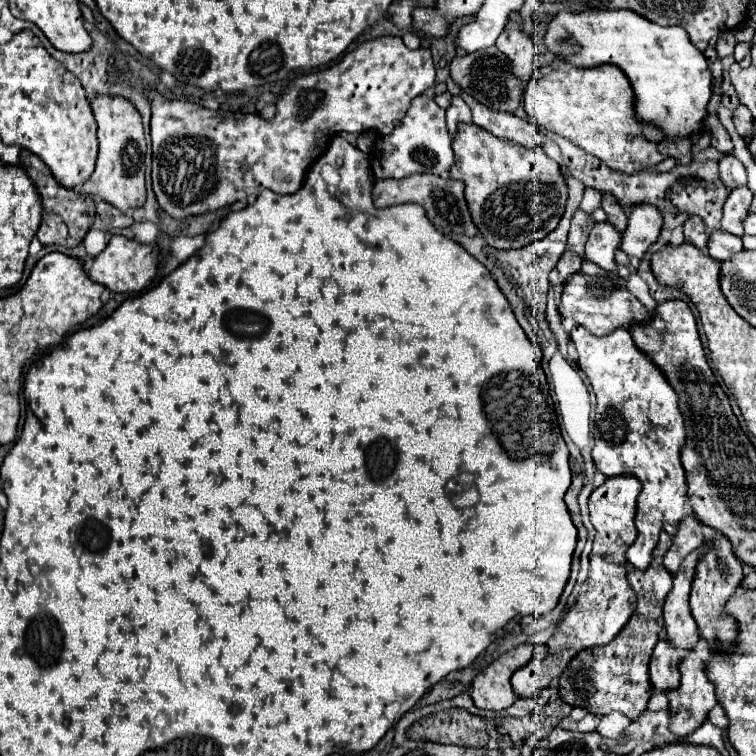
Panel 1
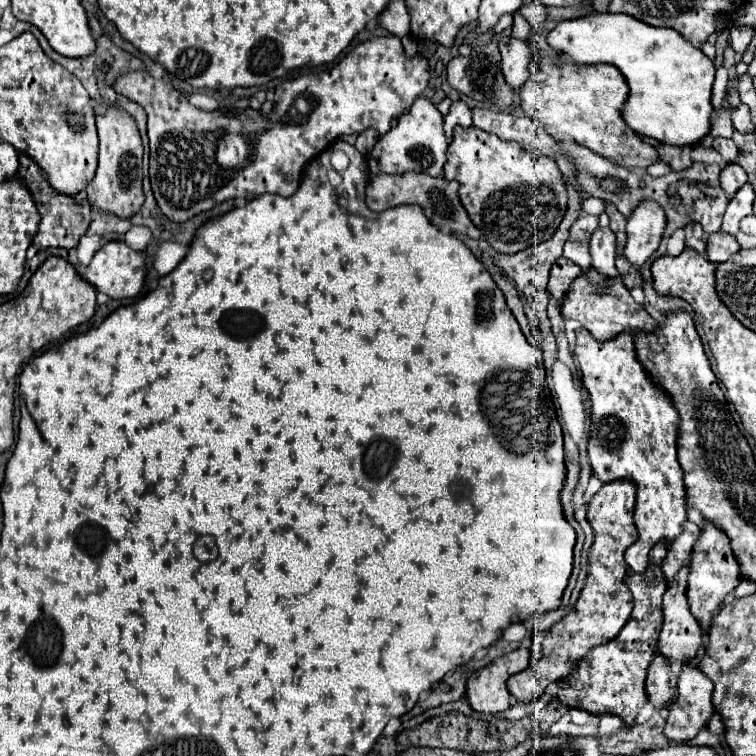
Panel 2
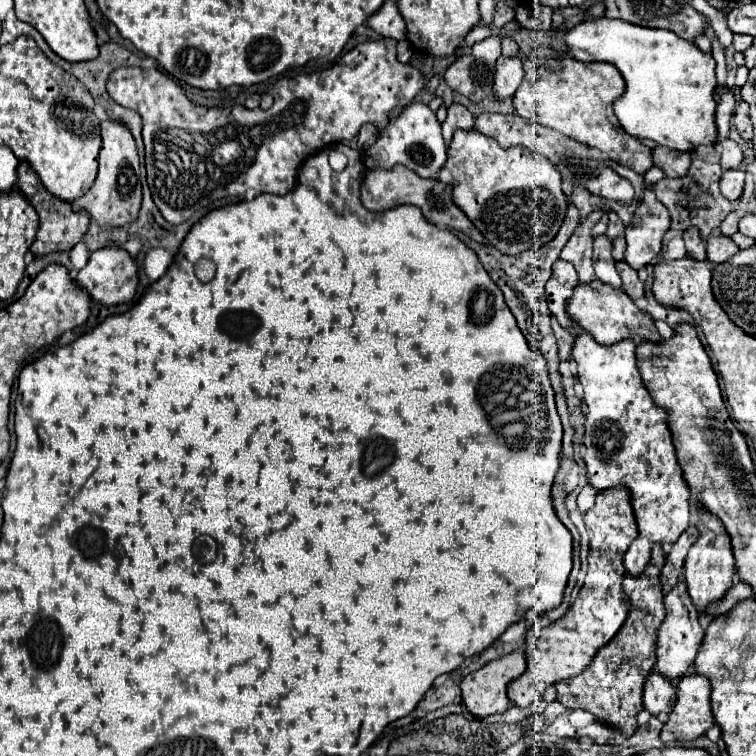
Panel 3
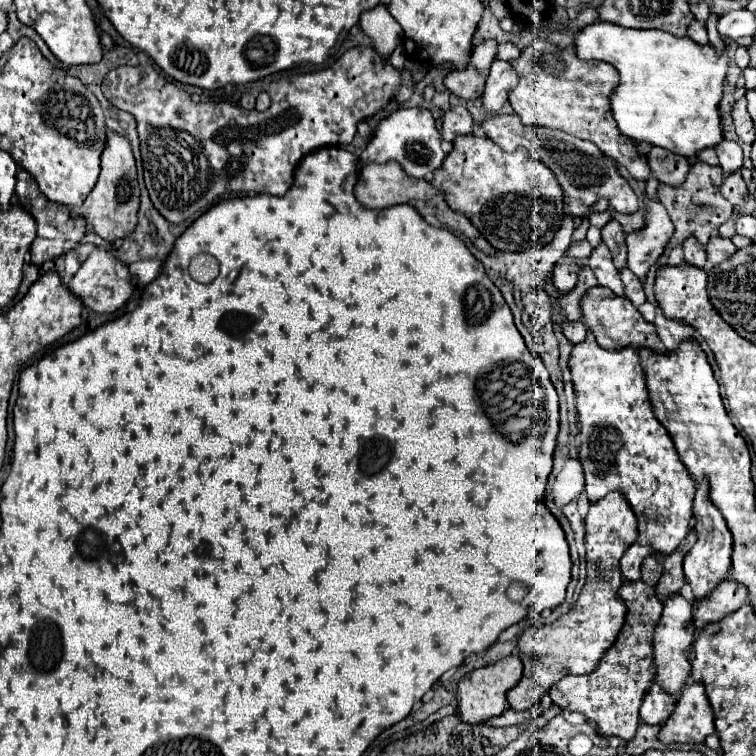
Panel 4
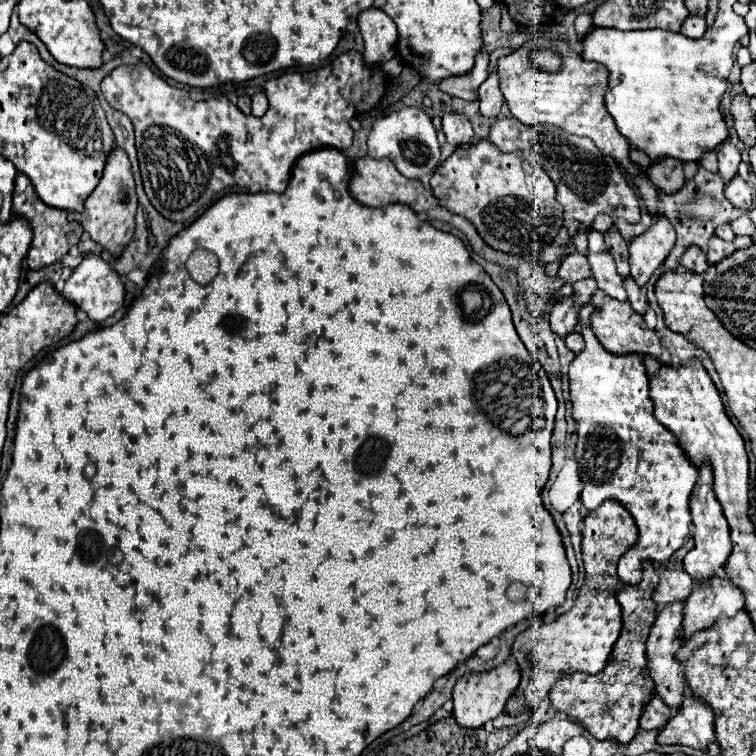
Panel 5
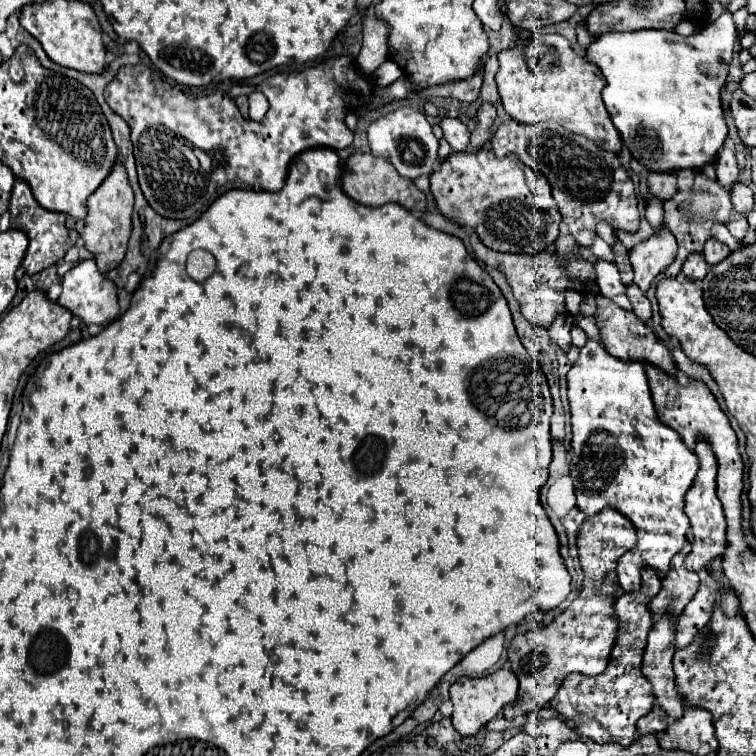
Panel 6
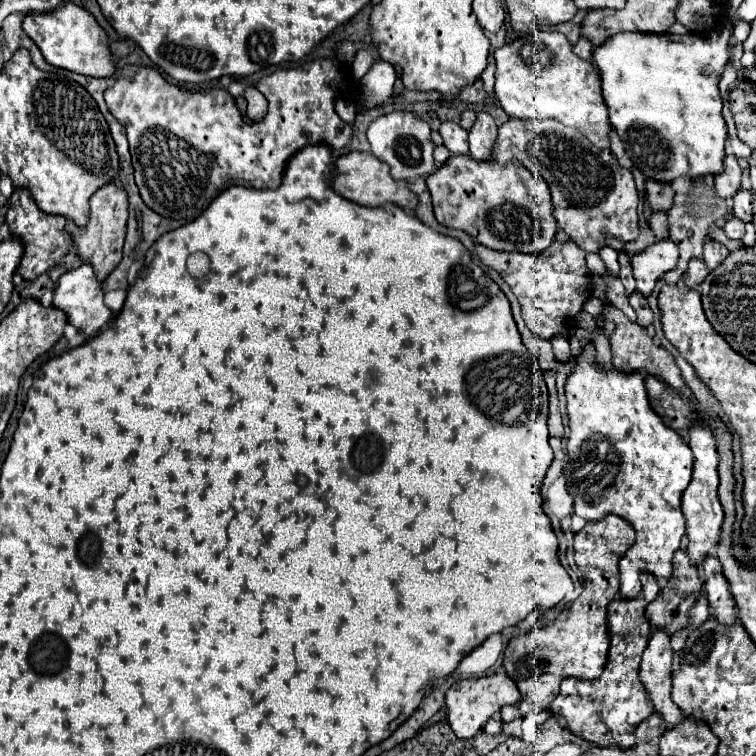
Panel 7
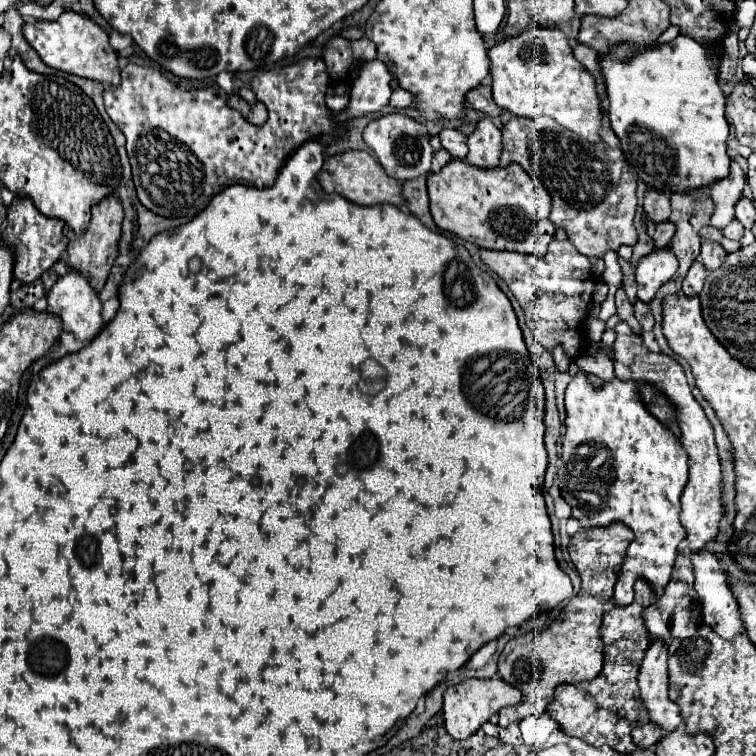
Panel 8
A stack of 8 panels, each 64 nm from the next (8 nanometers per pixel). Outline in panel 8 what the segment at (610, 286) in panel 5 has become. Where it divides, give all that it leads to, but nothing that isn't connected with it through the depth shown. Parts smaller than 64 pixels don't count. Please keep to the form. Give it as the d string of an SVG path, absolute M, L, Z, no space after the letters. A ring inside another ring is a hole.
M618 290L618 292L616 292L616 310L618 310L616 314L618 314L624 322L628 322L628 324L630 324L630 328L632 328L636 334L642 334L640 322L636 320L634 310L632 310L632 304L630 304L630 300L626 298L624 290Z

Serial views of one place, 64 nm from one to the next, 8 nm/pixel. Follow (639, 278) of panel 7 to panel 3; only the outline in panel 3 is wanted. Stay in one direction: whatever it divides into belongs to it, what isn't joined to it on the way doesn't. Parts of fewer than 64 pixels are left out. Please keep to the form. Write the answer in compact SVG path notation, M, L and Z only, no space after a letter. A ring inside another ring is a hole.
M652 166L645 173L646 190L644 198L640 200L634 216L632 216L632 224L626 226L626 262L634 268L640 270L646 264L650 264L656 254L660 252L662 246L662 236L666 234L666 230L670 228L670 216L668 210L664 208L664 204L660 204L660 200L656 200L656 196L652 196L650 186L664 177L663 171L657 166Z

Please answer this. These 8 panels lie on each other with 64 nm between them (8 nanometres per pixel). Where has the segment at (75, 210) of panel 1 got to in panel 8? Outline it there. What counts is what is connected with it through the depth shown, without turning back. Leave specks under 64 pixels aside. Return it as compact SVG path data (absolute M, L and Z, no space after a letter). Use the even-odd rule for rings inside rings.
M14 196L12 204L8 206L8 228L4 232L4 242L14 246L16 252L16 264L14 264L14 278L22 280L24 284L30 284L38 280L46 270L52 268L52 264L62 256L62 252L68 246L68 238L62 232L64 222L58 218L42 216L30 198Z

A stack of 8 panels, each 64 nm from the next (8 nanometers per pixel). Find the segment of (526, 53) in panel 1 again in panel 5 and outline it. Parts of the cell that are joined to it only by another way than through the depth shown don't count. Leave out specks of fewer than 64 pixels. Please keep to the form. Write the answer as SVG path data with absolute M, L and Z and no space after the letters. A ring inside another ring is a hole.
M498 70L488 74L488 78L480 86L478 94L480 94L480 112L482 112L482 116L490 116L490 118L498 116L500 108L504 104L504 96L502 96L502 90L500 90L500 74L498 74Z

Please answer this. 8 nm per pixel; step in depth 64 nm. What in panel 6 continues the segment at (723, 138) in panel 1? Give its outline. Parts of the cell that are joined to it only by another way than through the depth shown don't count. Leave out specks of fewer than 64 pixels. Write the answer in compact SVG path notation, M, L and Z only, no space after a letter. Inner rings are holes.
M724 146L716 160L716 178L720 184L724 184L724 188L730 188L738 180L738 174L740 170L736 164L736 152L730 146Z

